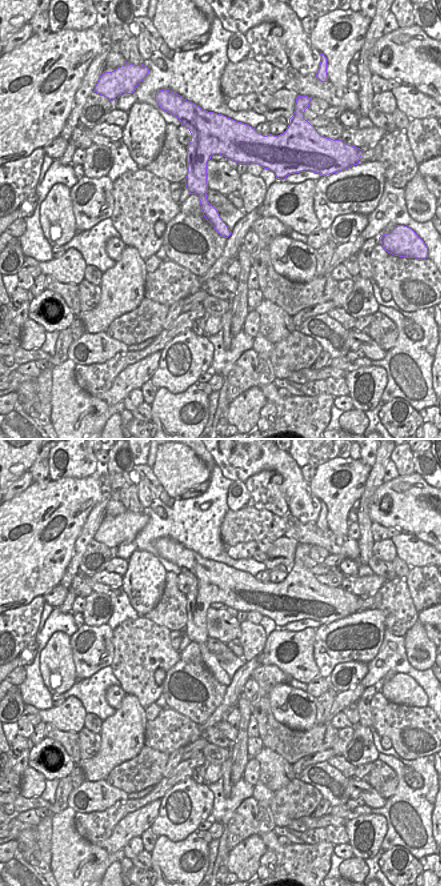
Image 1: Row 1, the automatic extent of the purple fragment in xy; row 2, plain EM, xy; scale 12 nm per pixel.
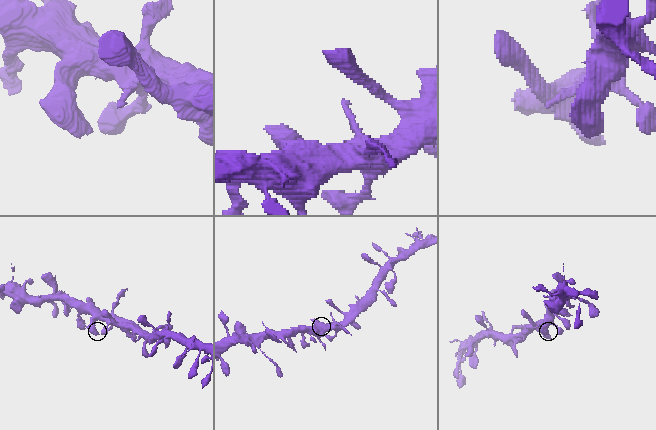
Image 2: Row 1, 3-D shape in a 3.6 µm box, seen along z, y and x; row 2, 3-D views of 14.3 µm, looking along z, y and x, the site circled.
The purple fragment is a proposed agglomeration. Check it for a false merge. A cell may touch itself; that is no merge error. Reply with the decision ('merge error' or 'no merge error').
merge error

